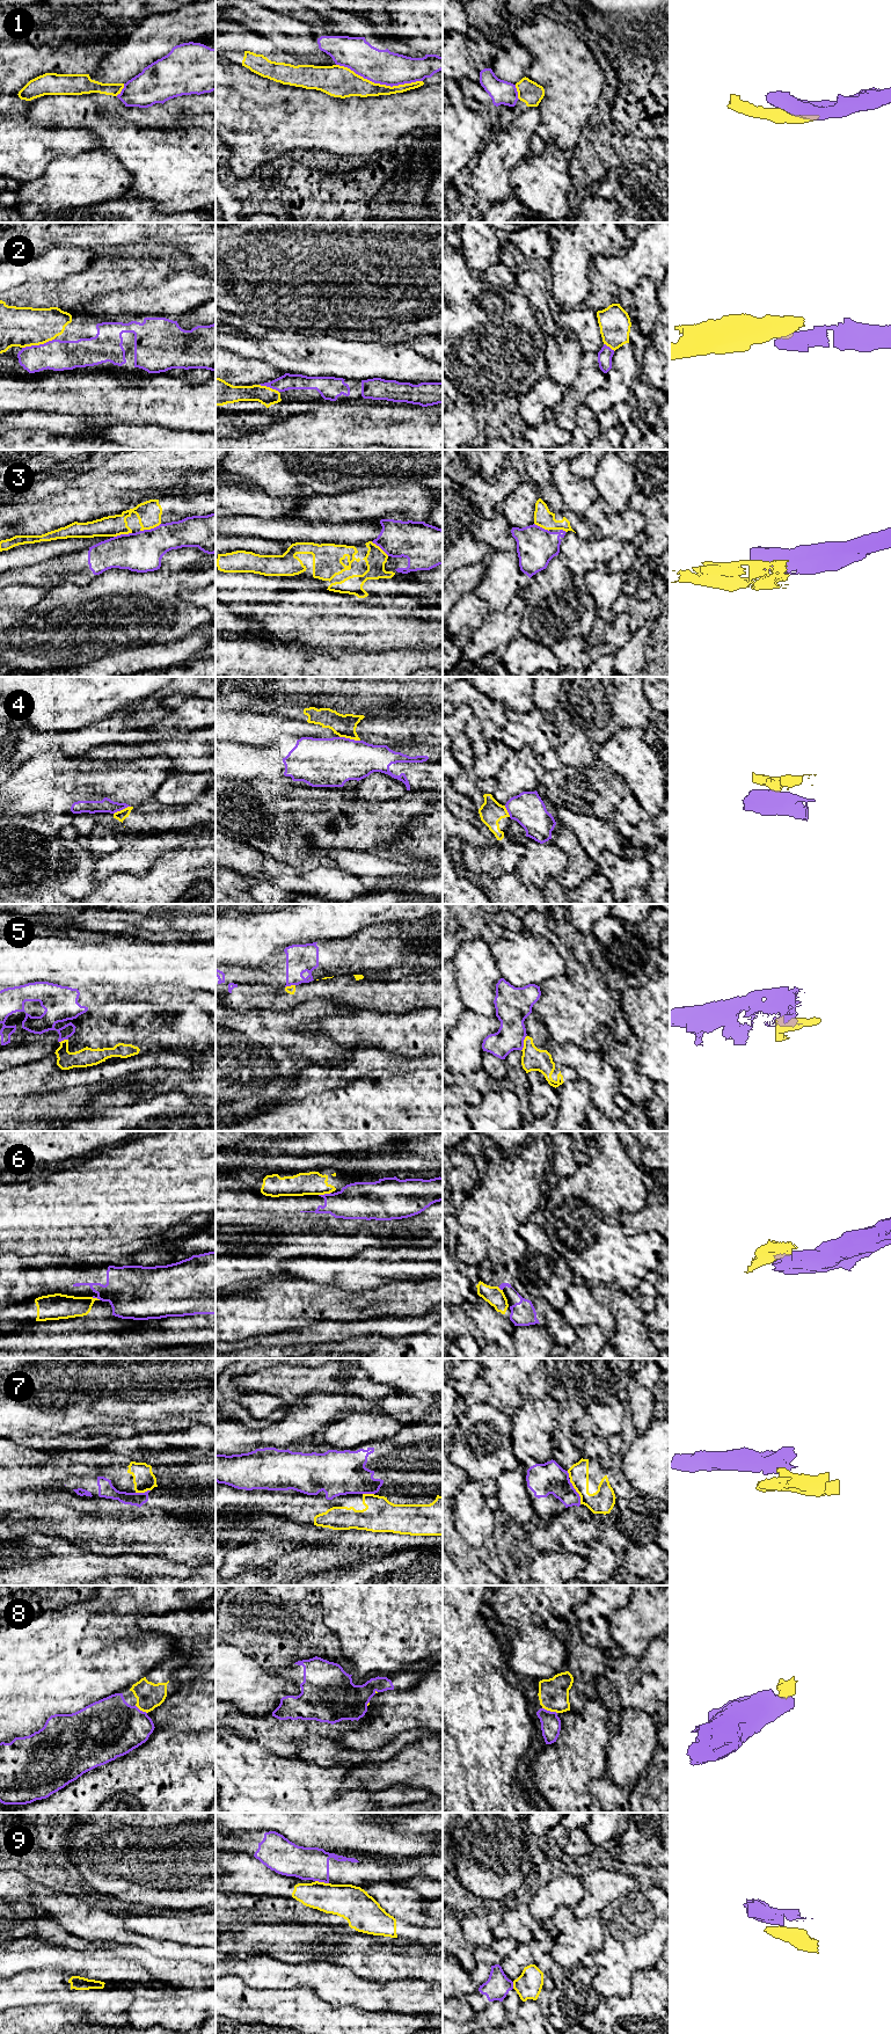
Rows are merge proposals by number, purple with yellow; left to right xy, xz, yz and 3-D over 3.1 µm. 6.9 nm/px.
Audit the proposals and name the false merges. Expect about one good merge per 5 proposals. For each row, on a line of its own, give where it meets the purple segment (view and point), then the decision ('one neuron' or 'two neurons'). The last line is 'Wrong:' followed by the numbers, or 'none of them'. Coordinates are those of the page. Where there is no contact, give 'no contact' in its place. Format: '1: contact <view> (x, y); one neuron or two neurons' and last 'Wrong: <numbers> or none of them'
1: contact xz (379, 82); two neurons
2: contact xy (37, 345); one neuron
3: contact xy (151, 529); two neurons
4: contact xz (349, 738); two neurons
5: contact yz (523, 1043); two neurons
6: contact xz (325, 1194); two neurons
7: contact yz (576, 1492); two neurons
8: contact yz (549, 1711); one neuron
9: contact xz (322, 1881); two neurons
Wrong: 1, 3, 4, 5, 6, 7, 9

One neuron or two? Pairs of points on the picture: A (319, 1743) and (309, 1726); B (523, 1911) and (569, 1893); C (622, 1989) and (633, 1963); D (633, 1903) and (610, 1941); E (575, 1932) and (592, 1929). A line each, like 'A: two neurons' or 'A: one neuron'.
A: two neurons
B: two neurons
C: one neuron
D: one neuron
E: one neuron

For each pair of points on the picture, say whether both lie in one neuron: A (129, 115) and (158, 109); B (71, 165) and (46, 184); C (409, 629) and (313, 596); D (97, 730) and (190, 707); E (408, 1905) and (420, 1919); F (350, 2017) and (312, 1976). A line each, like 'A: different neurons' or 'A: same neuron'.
A: same neuron
B: same neuron
C: same neuron
D: same neuron
E: same neuron
F: different neurons

